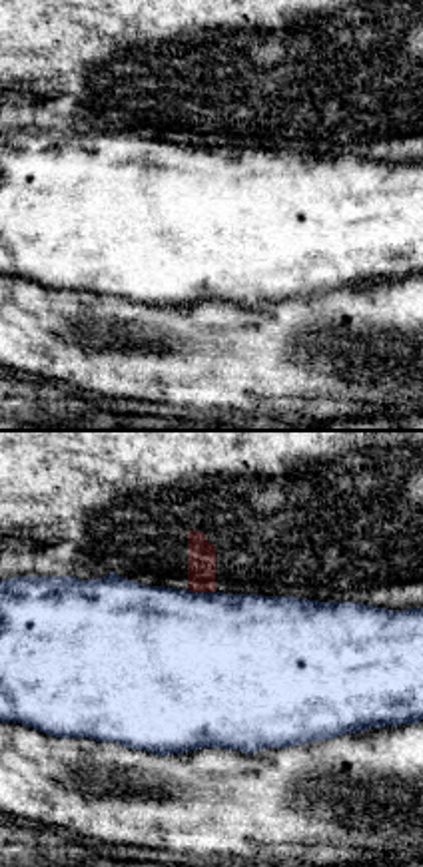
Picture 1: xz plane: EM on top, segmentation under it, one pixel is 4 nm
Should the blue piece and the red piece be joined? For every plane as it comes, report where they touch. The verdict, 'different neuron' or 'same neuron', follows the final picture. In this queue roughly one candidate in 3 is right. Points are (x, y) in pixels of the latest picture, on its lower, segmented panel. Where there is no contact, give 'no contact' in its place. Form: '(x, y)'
(200, 592)

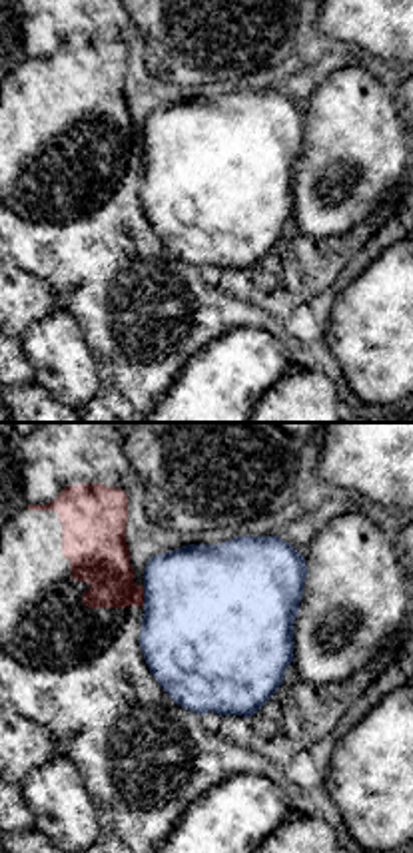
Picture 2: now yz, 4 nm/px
(144, 596)

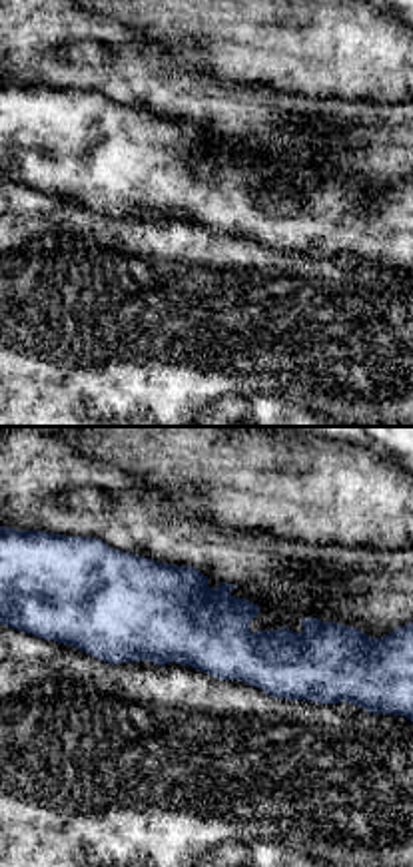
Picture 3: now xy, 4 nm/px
no contact

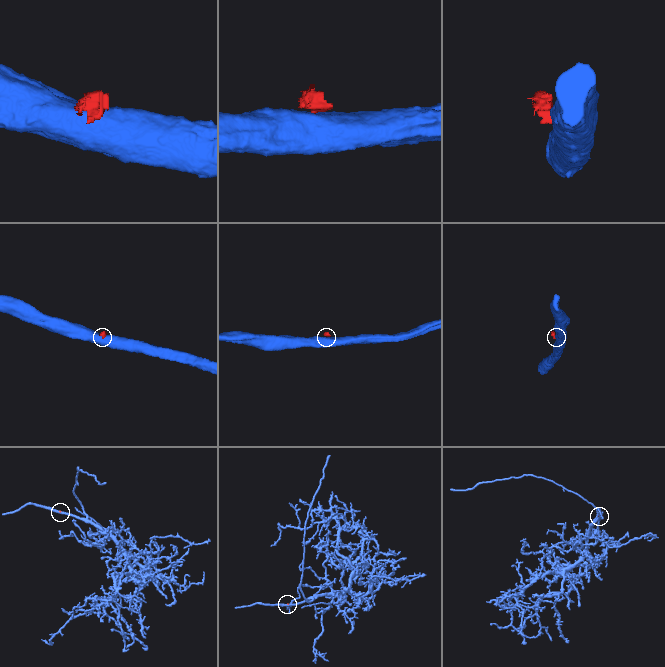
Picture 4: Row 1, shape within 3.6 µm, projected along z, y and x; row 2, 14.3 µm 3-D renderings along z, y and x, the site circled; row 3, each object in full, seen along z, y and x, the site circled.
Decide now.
different neuron

